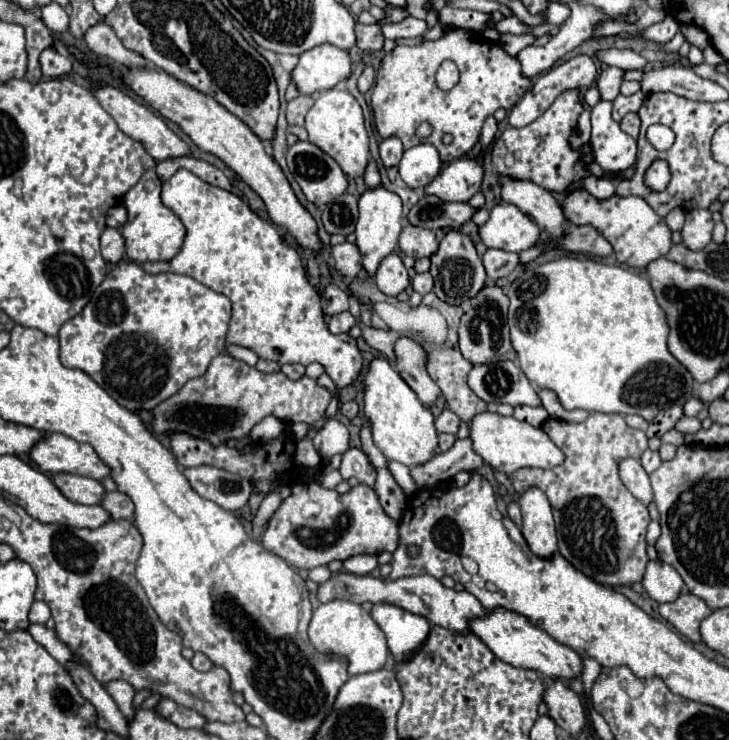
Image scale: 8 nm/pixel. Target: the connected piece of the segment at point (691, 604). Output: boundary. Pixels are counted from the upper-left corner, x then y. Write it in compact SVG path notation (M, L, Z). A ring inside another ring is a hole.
M682 593L674 603L662 603L660 605L660 615L674 625L680 633L684 633L692 643L700 641L700 621L706 619L712 611L708 609L708 605L690 593Z

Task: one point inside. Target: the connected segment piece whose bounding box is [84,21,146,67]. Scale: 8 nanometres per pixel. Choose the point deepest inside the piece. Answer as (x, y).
(101, 39)

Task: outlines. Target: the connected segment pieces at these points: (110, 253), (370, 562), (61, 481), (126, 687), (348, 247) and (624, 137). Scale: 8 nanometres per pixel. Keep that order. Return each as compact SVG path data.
M104 229L100 237L100 253L108 263L118 263L124 257L124 239L118 229Z
M356 555L344 561L344 569L354 575L366 575L372 573L378 567L378 561L374 555Z
M56 473L52 475L52 481L60 489L60 493L74 503L96 505L100 503L104 495L104 487L100 485L100 481L90 477L80 477L72 473Z
M110 681L104 685L106 693L116 701L118 709L124 713L126 719L134 717L134 707L132 707L132 699L134 699L134 687L126 681Z
M344 241L340 245L334 245L332 259L334 259L334 269L346 279L354 279L362 269L362 255L354 243Z
M600 101L592 113L592 149L596 163L606 171L626 171L636 163L636 141L610 115L612 103Z

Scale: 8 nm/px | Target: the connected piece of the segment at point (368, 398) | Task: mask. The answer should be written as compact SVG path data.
M374 359L368 367L364 413L372 423L374 443L388 461L400 461L402 465L414 467L436 455L438 433L434 427L434 415L426 405L420 403L416 393L404 383L404 379L390 367L386 359Z

